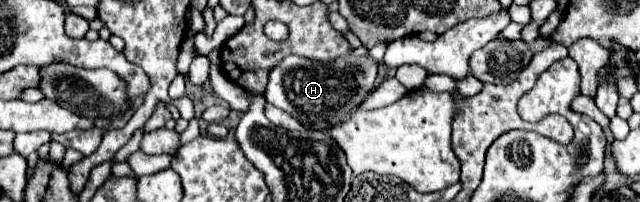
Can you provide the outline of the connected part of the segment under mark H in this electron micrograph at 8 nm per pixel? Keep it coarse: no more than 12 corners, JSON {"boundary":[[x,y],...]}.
{"boundary":[[367,53],[287,55],[265,99],[307,129],[331,129],[375,89]]}

